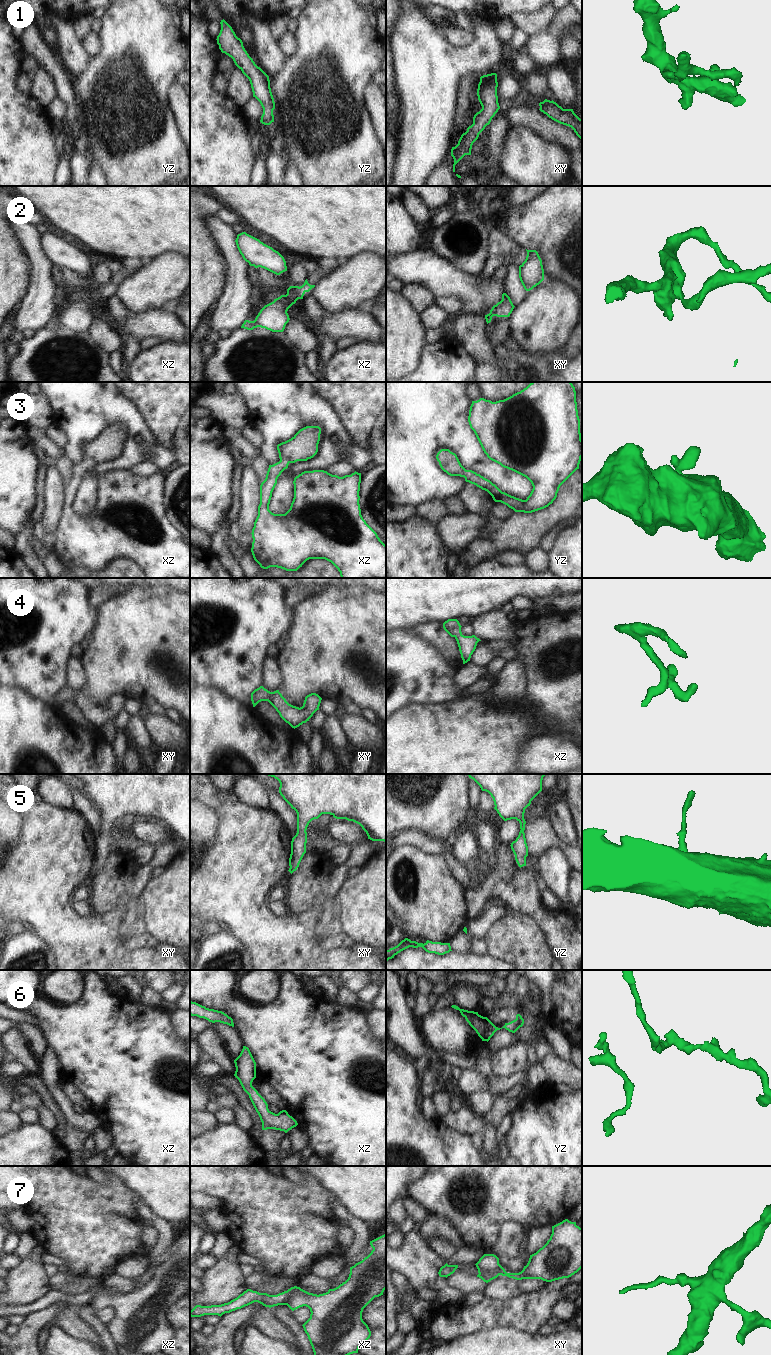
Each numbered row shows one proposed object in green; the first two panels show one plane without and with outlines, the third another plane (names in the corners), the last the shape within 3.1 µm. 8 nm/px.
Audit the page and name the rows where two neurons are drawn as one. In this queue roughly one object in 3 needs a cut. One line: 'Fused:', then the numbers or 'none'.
Fused: 7

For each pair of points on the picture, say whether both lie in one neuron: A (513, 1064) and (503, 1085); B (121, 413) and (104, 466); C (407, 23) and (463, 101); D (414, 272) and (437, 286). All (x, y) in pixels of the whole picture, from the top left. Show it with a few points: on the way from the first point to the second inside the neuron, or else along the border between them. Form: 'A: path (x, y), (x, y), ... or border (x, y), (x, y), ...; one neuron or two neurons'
A: border (495, 1057), (496, 1074), (501, 1077), (517, 1074); two neurons
B: path (129, 429), (129, 451), (120, 460); one neuron
C: border (471, 73), (459, 81), (457, 109), (454, 115); two neurons
D: path (420, 272), (423, 272), (431, 280); one neuron

